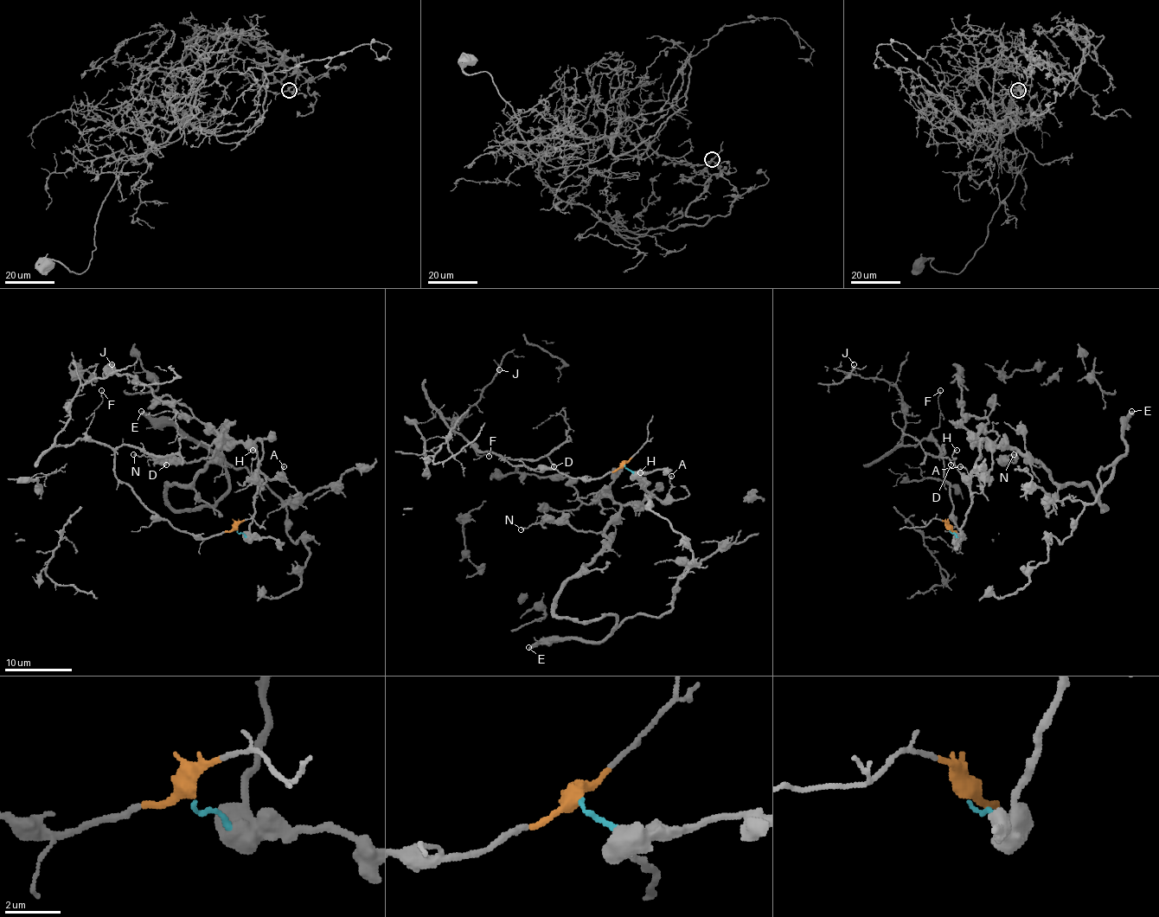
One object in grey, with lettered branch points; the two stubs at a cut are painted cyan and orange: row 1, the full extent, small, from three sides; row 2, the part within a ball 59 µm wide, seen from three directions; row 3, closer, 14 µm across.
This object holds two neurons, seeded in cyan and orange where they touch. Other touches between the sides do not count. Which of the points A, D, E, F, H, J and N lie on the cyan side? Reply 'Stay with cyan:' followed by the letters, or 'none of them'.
Stay with cyan: A, E, H, N

